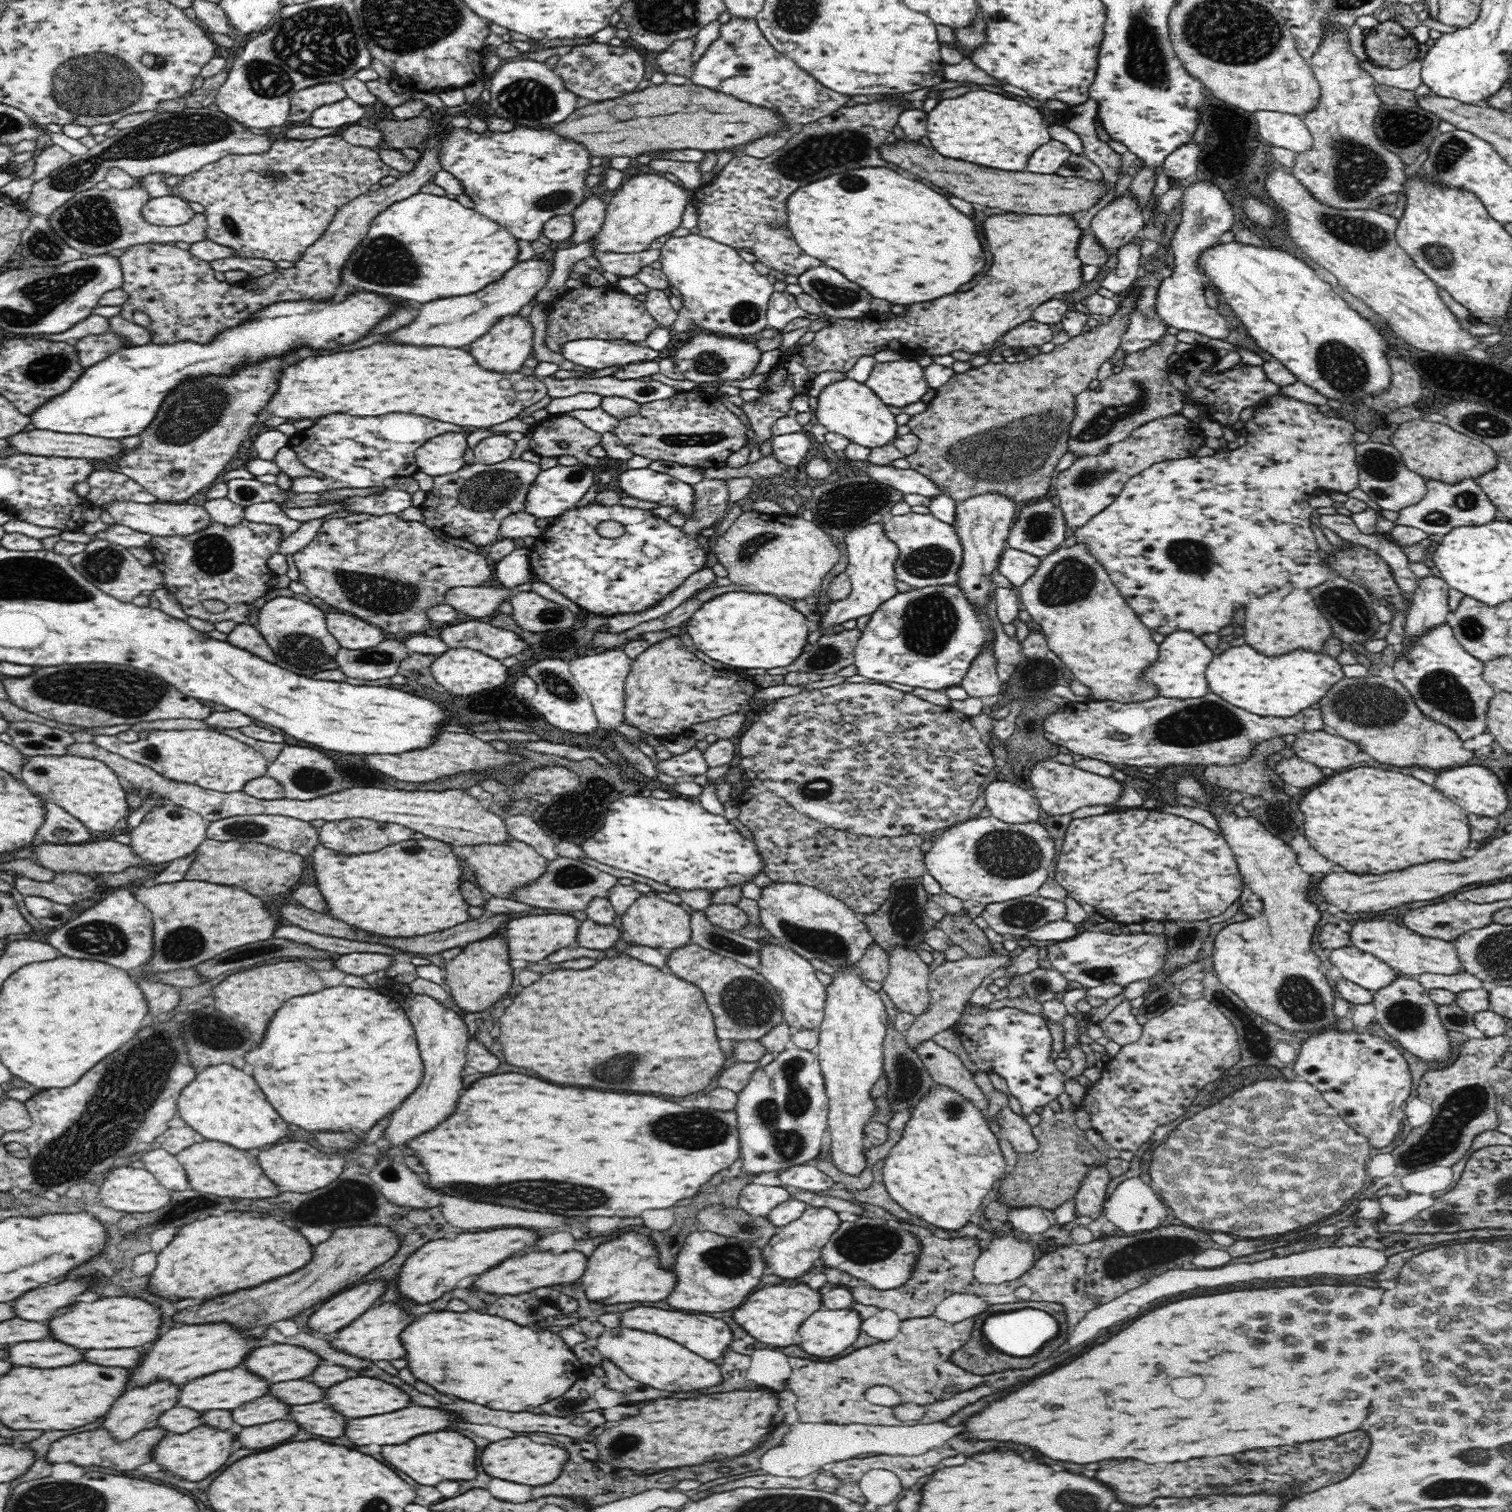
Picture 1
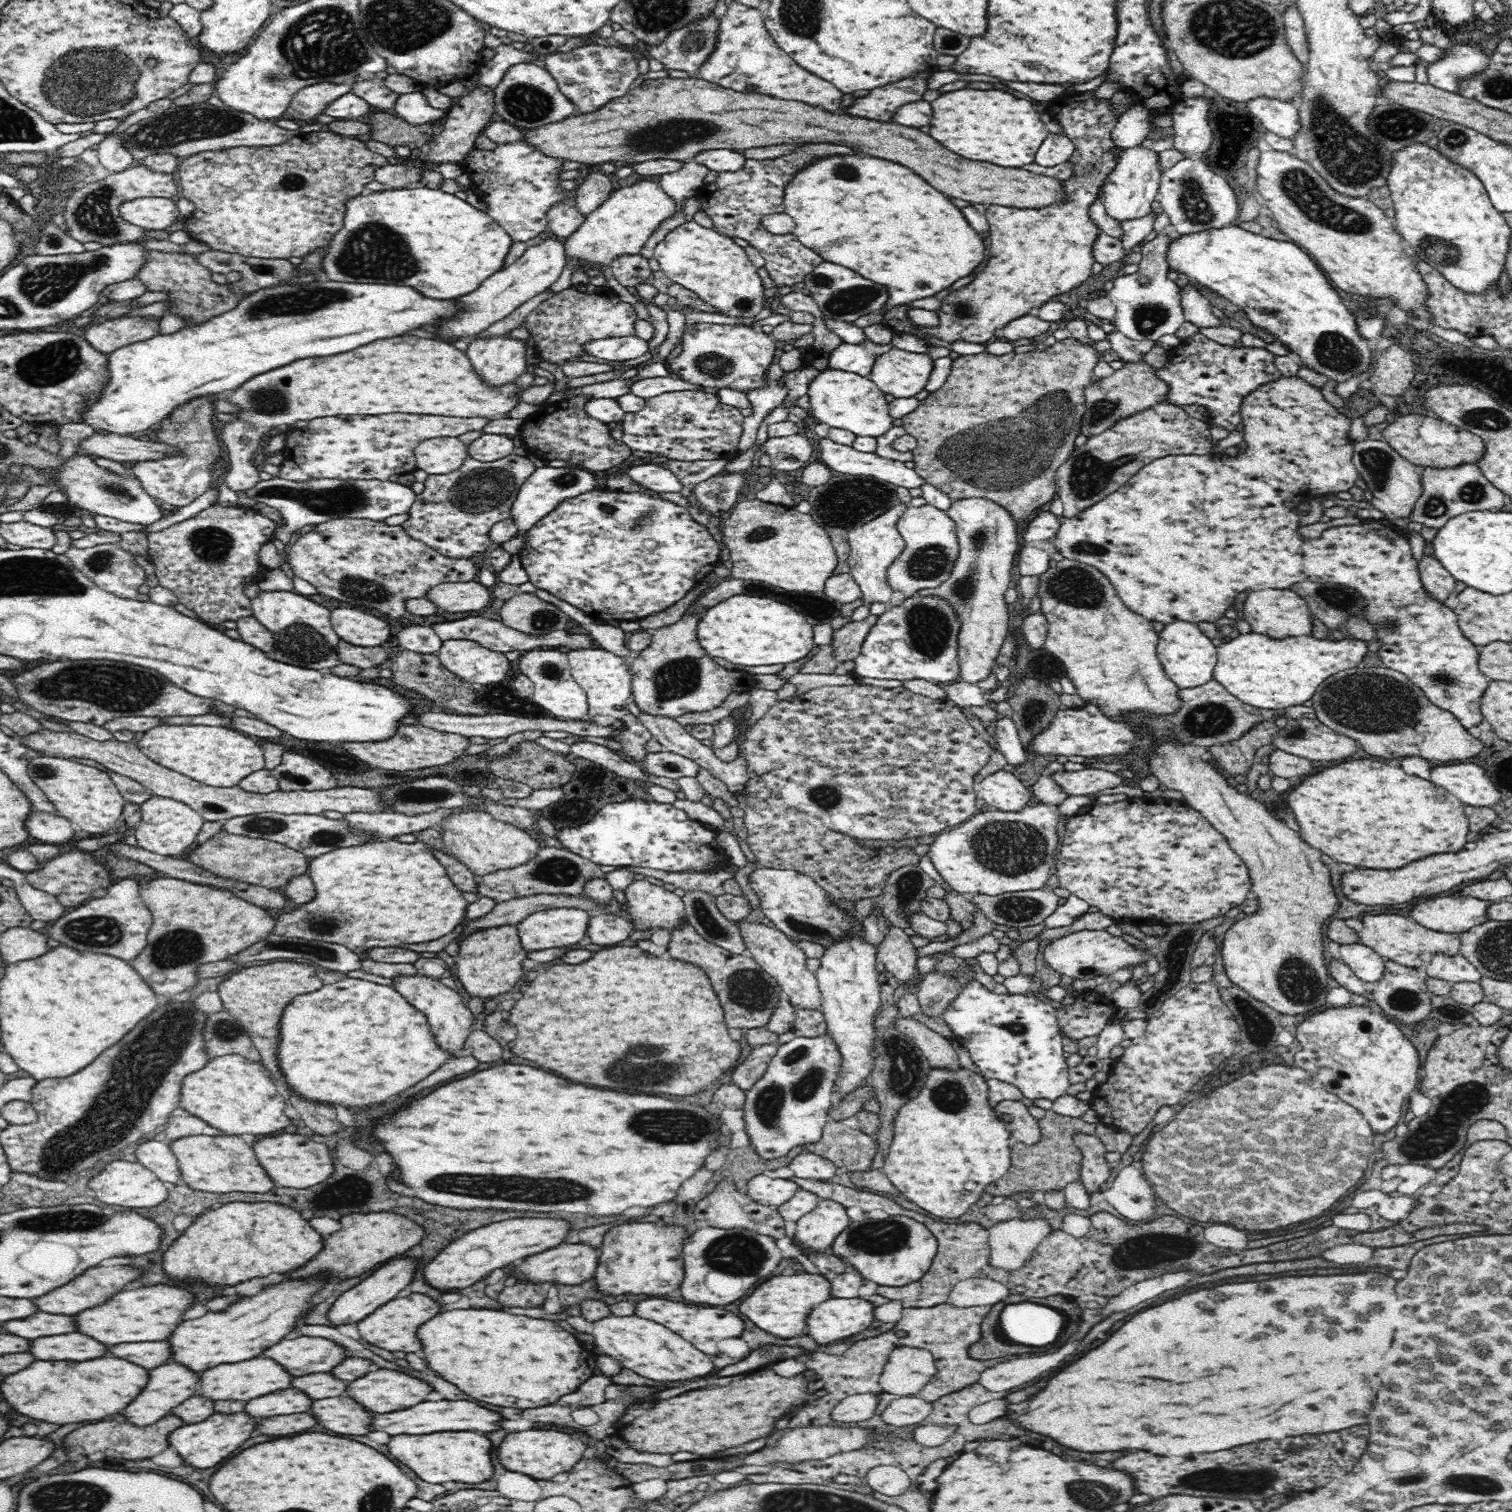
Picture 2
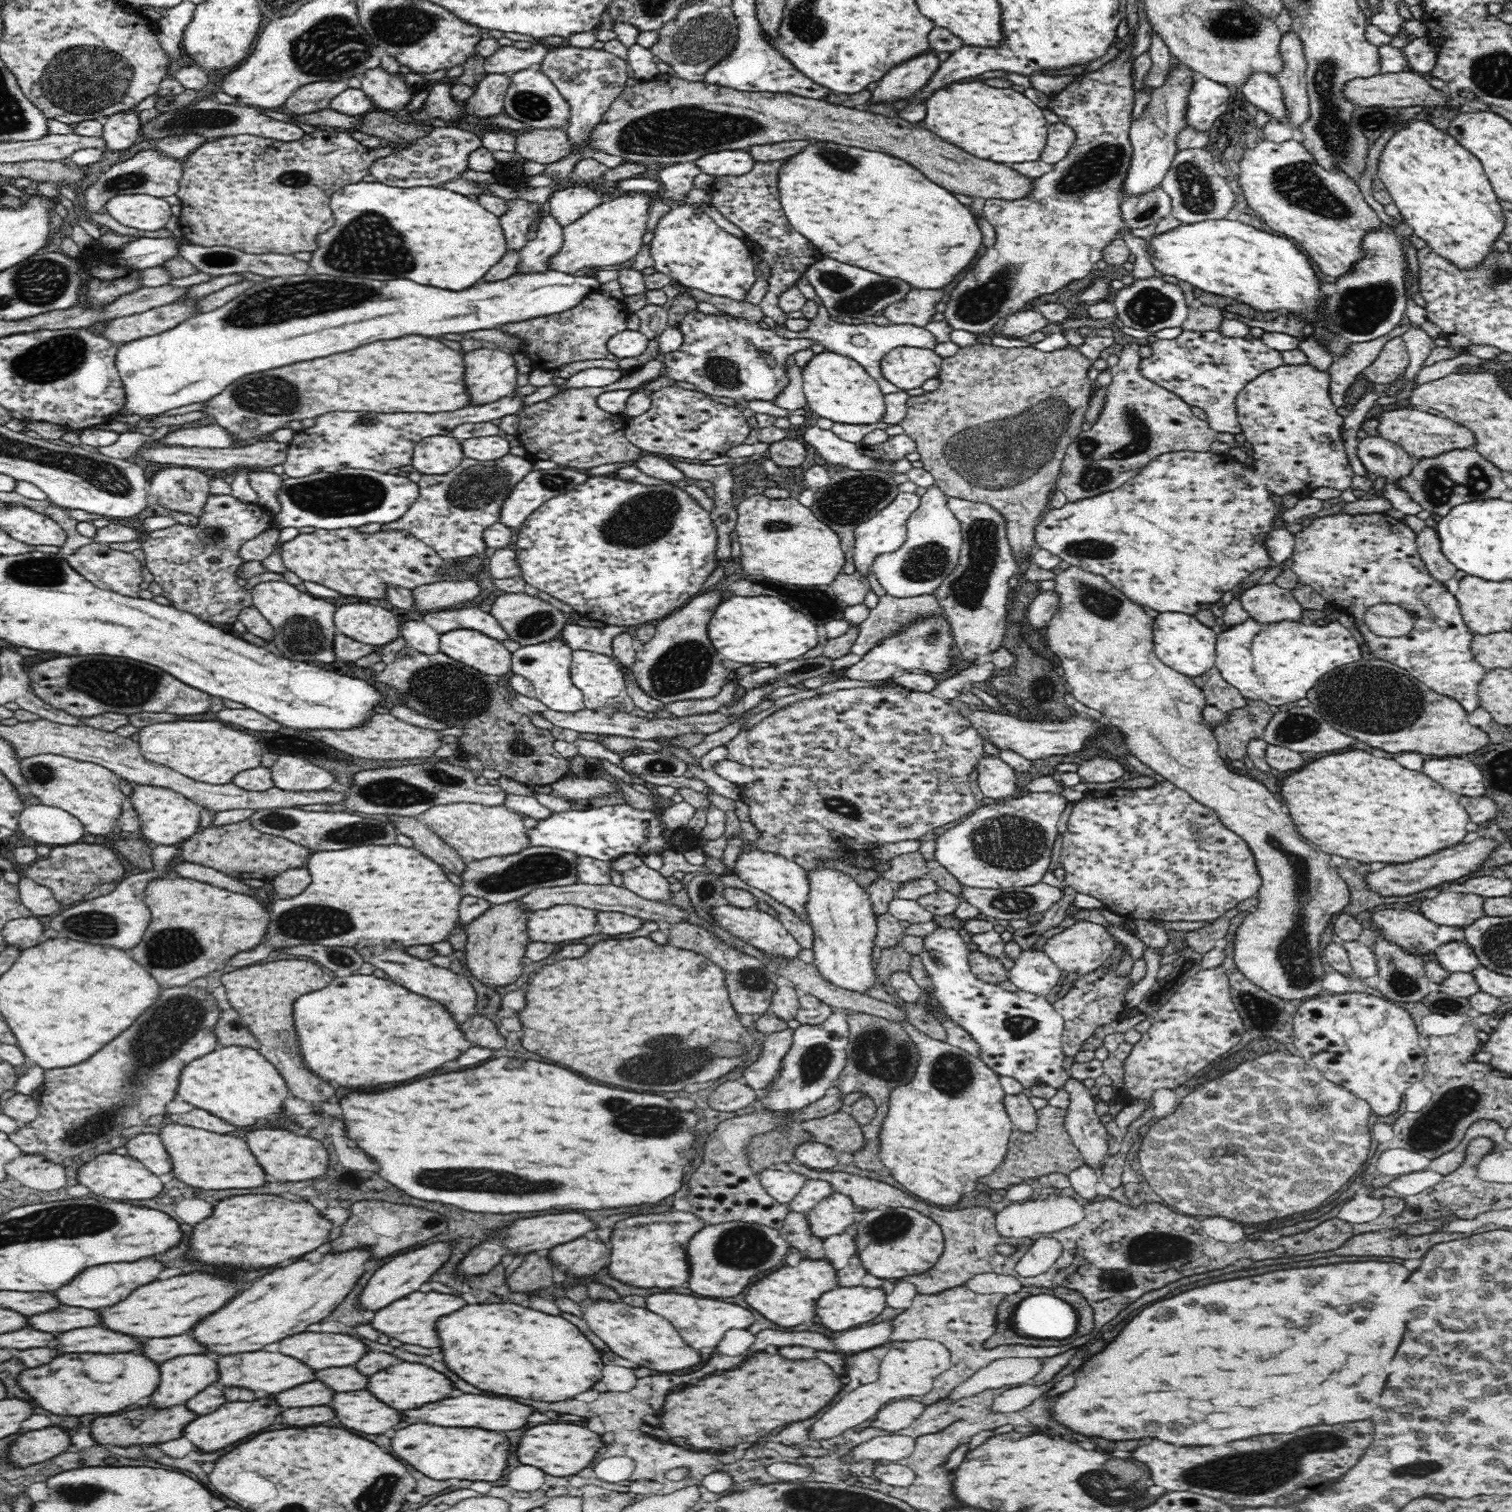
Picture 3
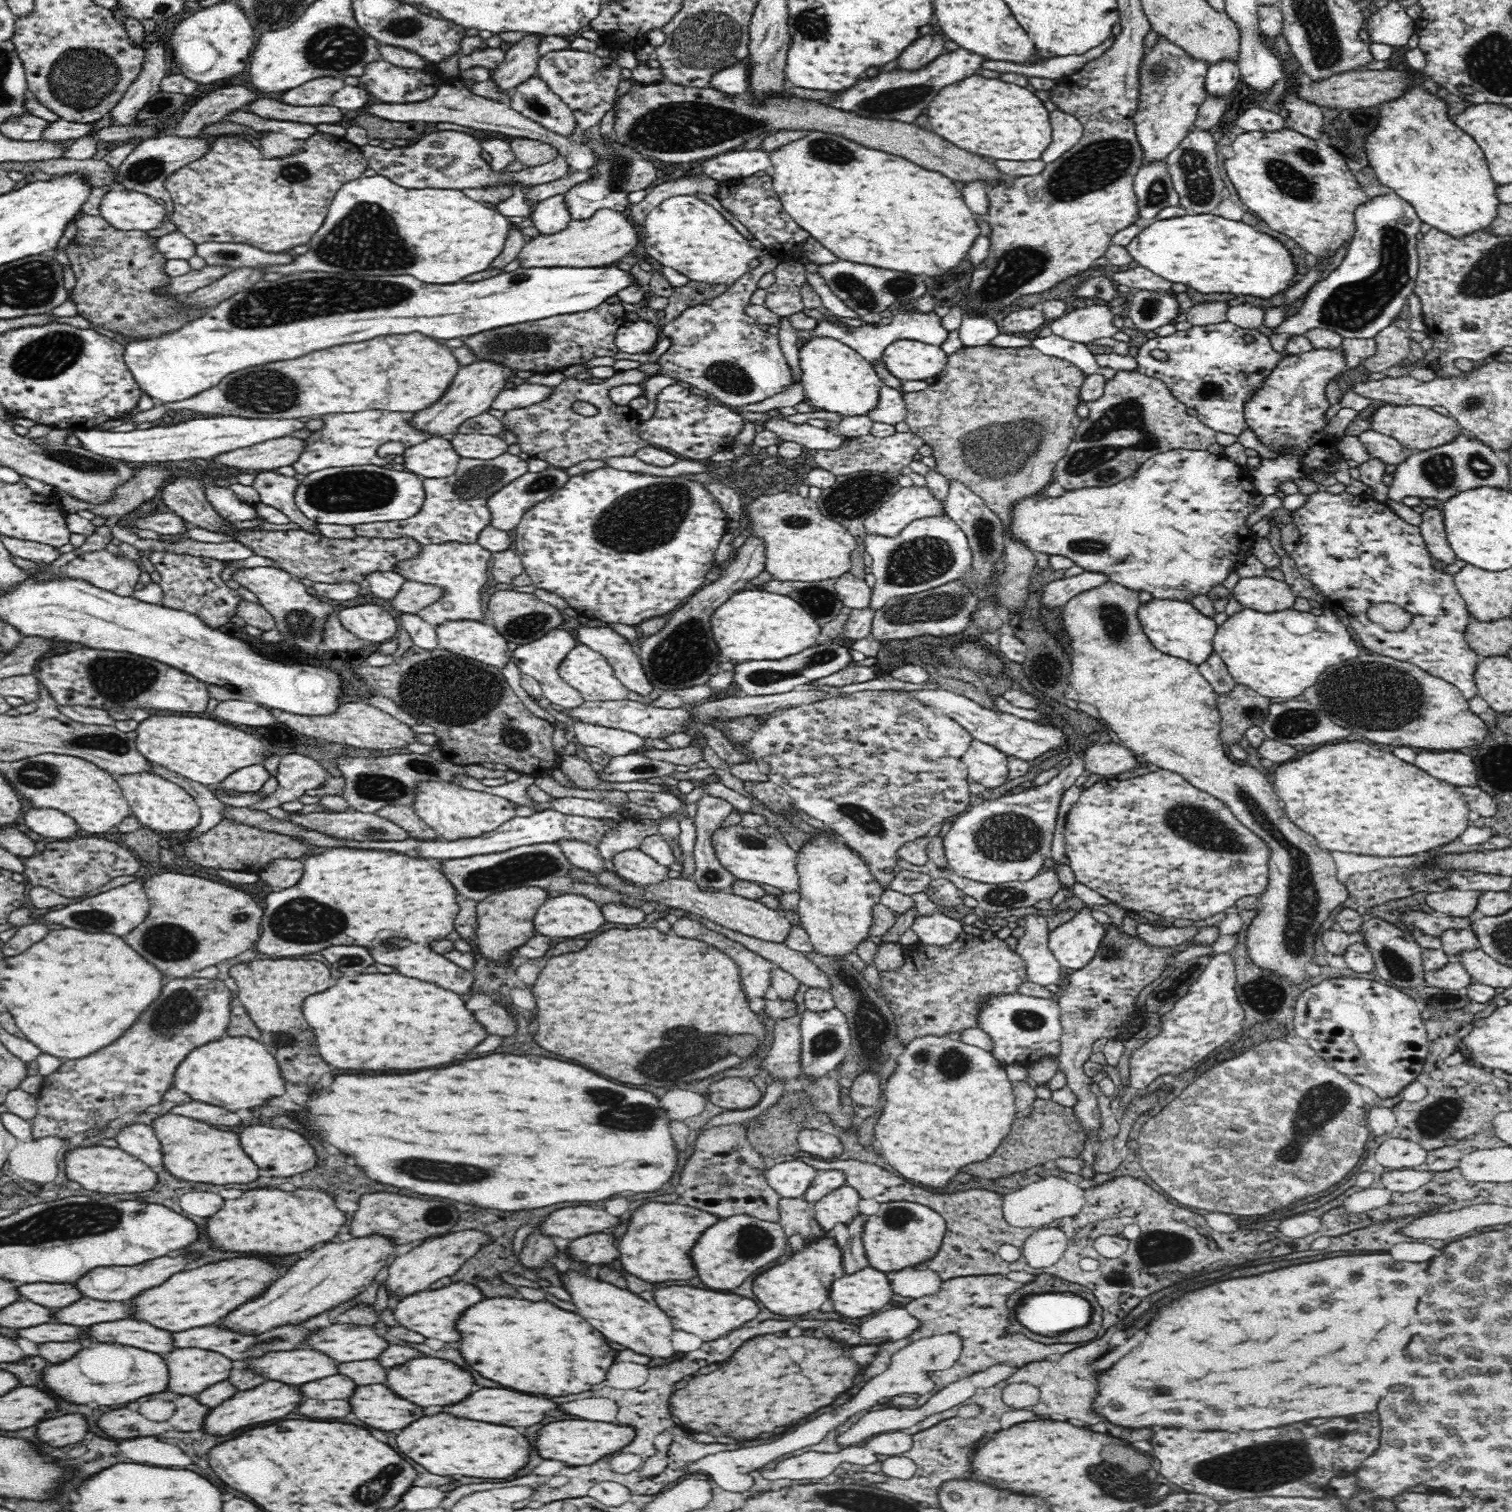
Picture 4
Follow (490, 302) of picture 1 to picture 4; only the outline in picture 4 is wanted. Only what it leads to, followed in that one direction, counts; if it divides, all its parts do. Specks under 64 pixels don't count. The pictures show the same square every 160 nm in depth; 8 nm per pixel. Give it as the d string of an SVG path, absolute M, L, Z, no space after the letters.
M562 192L535 204L530 219L541 234L556 234L564 230L572 220Z

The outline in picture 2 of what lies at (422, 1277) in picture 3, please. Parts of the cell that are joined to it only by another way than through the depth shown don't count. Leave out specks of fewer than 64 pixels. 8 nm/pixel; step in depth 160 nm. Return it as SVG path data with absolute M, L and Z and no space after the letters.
M394 1258L387 1262L386 1266L382 1266L380 1270L375 1270L370 1278L366 1278L364 1282L360 1282L352 1290L347 1290L342 1296L338 1296L338 1300L332 1304L332 1308L325 1315L332 1322L332 1326L357 1323L358 1320L366 1318L372 1312L380 1309L380 1306L384 1306L383 1304L386 1304L386 1302L396 1298L395 1296L401 1296L405 1293L406 1290L402 1290L402 1288L406 1288L406 1284L412 1282L412 1278L416 1274L416 1268L418 1268L418 1262L410 1260L410 1258L400 1258L398 1260Z

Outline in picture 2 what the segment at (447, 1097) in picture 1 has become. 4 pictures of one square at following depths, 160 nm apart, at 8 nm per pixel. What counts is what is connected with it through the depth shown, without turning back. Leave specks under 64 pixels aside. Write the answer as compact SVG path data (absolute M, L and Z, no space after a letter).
M414 974L414 976L396 976L392 978L396 990L416 1006L416 1010L422 1010L426 1014L432 1034L436 1034L436 1042L444 1046L444 1050L452 1050L452 1056L458 1056L458 1050L464 1048L464 1042L473 1032L472 1025L475 1020L471 1010L464 1005L462 995L456 990L446 987L439 979L430 978L427 975Z

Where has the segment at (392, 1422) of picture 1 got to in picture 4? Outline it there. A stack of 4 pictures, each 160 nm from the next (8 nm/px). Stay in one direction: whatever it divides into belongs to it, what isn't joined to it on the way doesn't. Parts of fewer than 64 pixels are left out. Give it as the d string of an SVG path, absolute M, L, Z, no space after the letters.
M482 1388L474 1394L470 1394L468 1400L442 1408L440 1414L442 1412L460 1414L460 1418L476 1418L480 1422L500 1422L502 1426L532 1426L532 1424L538 1424L544 1418L544 1414L554 1408L556 1408L556 1404L546 1398L528 1396L528 1394L520 1394L520 1392L506 1390L506 1388Z

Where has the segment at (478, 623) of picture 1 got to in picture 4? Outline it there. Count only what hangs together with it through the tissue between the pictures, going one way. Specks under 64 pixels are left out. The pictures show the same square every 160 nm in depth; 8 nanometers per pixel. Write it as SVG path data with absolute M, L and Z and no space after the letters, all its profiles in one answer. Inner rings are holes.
M477 542L425 543L420 544L420 548L420 552L413 555L412 559L397 563L393 570L405 580L438 586L442 590L441 598L424 607L417 616L435 628L445 621L458 619L488 621L480 601L482 587L488 582L488 561L492 558L492 553ZM582 625L577 631L577 642L605 656L612 665L616 678L628 691L649 696L653 687L645 675L639 656L632 651L631 642L608 626L591 628Z

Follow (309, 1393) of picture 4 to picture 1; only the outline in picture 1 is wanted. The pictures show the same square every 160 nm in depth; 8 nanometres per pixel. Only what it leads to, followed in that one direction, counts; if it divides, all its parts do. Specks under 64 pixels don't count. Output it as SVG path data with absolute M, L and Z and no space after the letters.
M266 1394L232 1409L231 1415L236 1424L247 1427L287 1418L290 1407L290 1404L282 1402L279 1398Z

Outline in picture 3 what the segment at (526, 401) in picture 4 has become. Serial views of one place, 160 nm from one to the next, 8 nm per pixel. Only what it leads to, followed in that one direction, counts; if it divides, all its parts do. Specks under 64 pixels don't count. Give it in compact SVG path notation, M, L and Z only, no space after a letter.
M504 396L496 402L485 405L470 405L452 412L434 414L370 414L370 412L332 412L315 418L314 426L296 432L296 436L287 445L290 446L286 460L282 463L286 476L302 478L316 473L335 473L344 469L374 470L386 474L392 468L408 466L412 462L415 444L436 435L450 436L450 432L466 422L491 422L496 418L504 418L508 414L518 414L523 406L524 396Z

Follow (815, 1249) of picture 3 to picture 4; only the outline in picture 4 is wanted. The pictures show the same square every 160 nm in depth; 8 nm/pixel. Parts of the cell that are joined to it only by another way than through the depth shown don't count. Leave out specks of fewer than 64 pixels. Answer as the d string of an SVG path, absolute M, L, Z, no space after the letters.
M781 1198L779 1200L779 1223L783 1226L786 1236L798 1234L804 1244L810 1237L810 1220L814 1216L814 1202L801 1198Z

